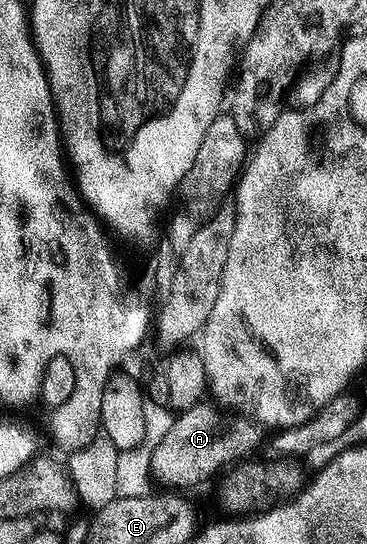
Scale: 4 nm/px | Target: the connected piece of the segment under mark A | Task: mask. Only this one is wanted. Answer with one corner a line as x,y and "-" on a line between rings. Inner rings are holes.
208,403
177,412
172,418
169,431
153,449
149,463
151,480
157,486
165,485
168,491
192,489
210,480
223,465
228,467
247,458
251,454
248,452
256,445
256,432
257,426
248,418
225,415
219,408

